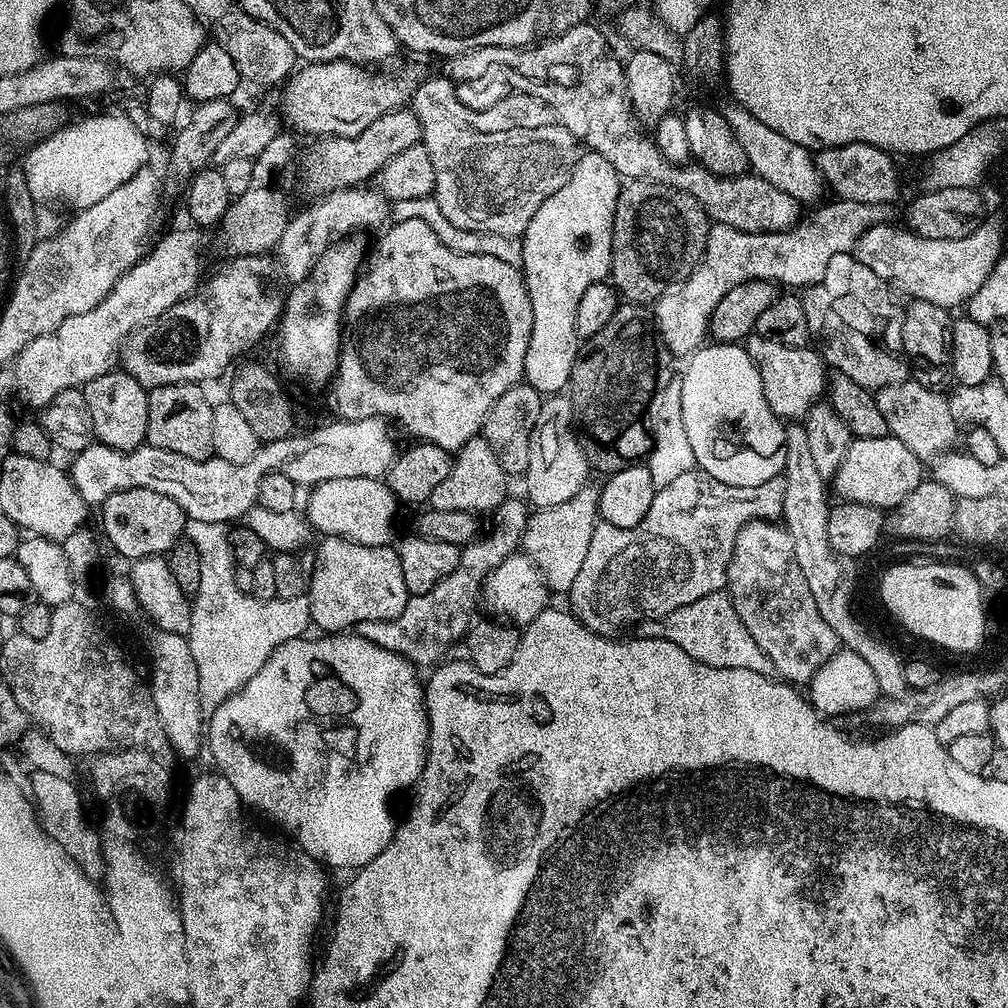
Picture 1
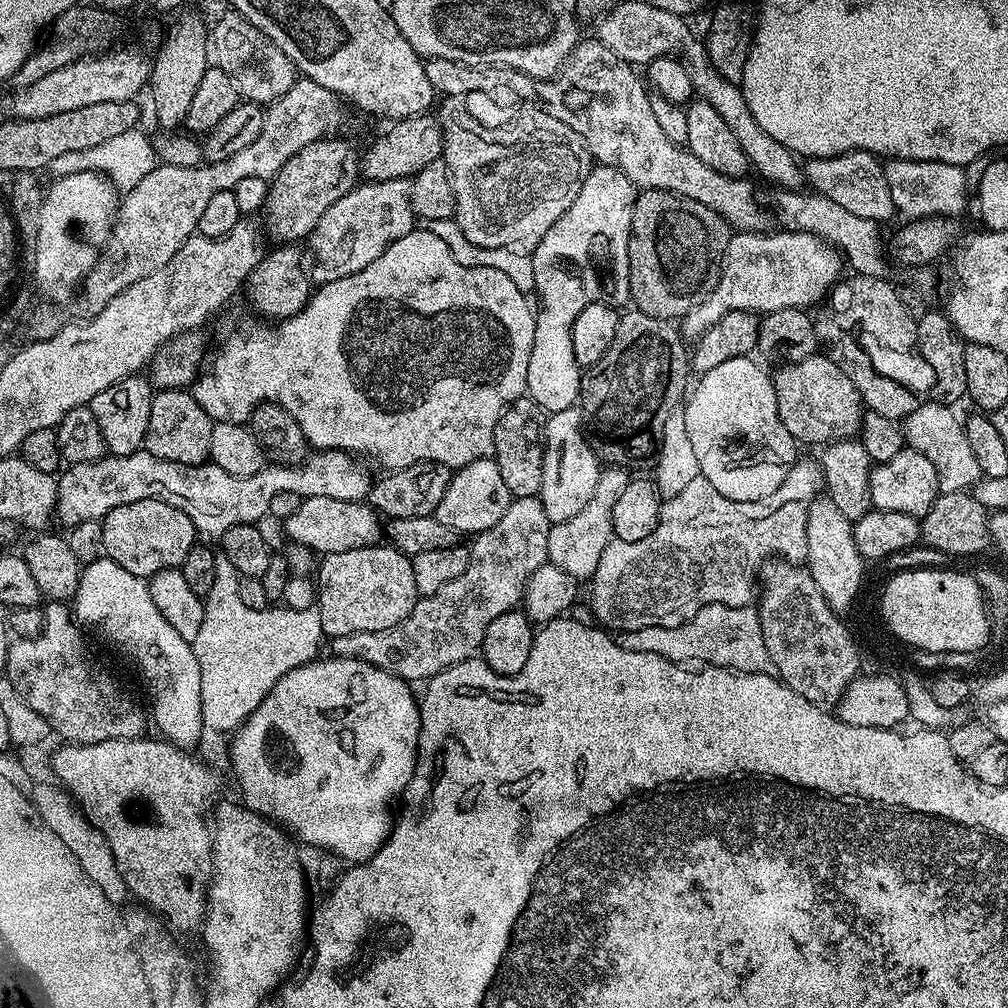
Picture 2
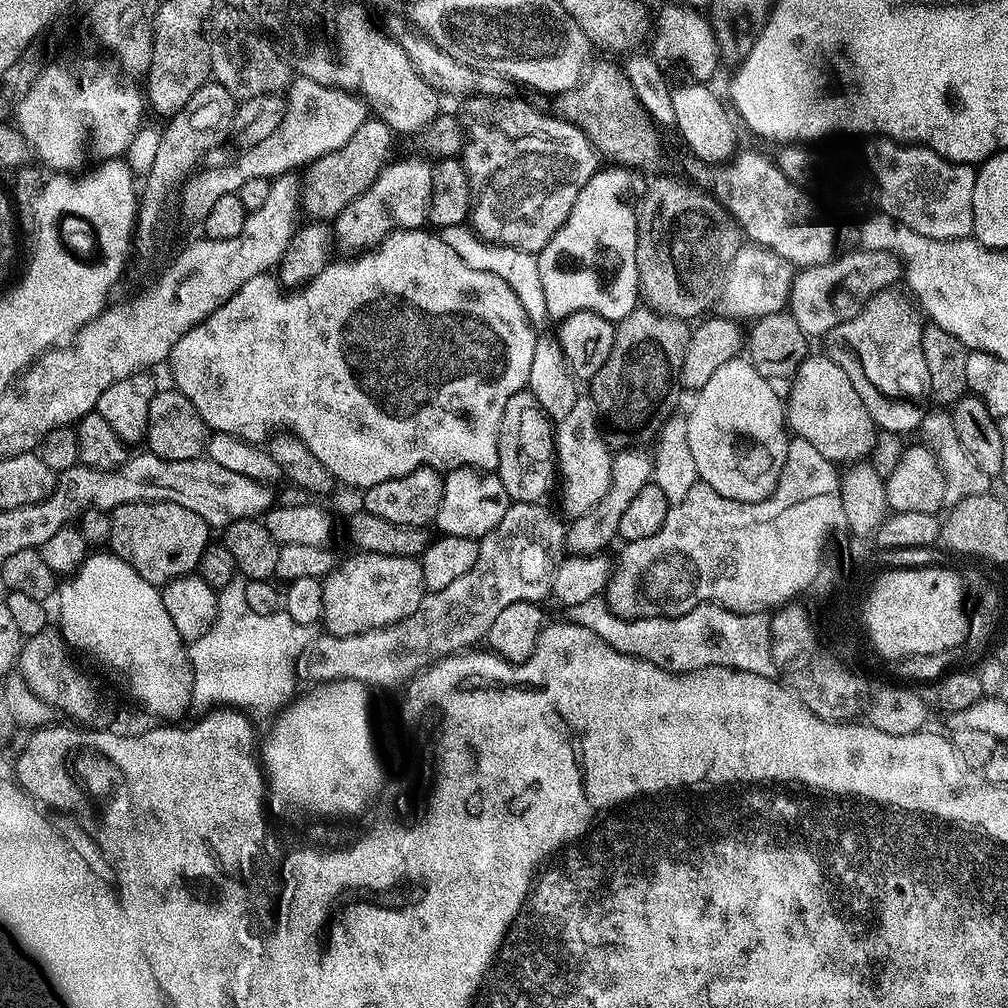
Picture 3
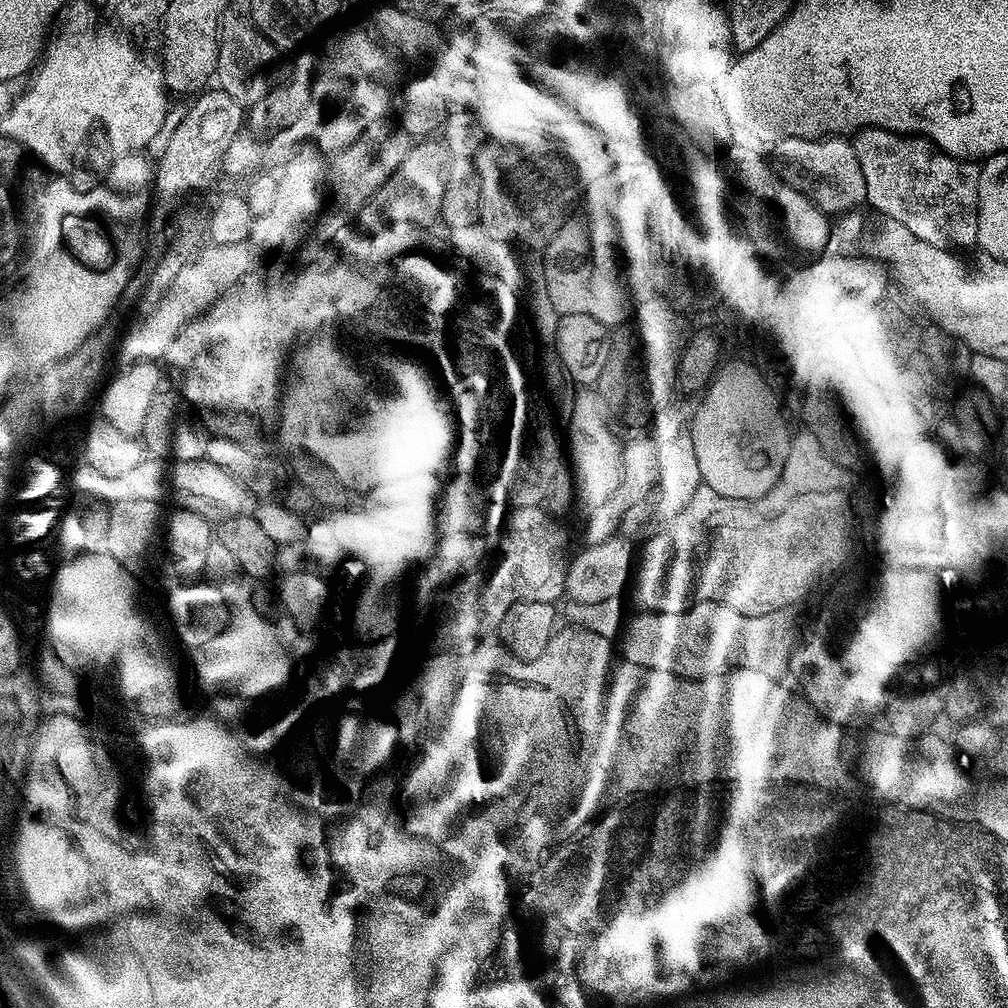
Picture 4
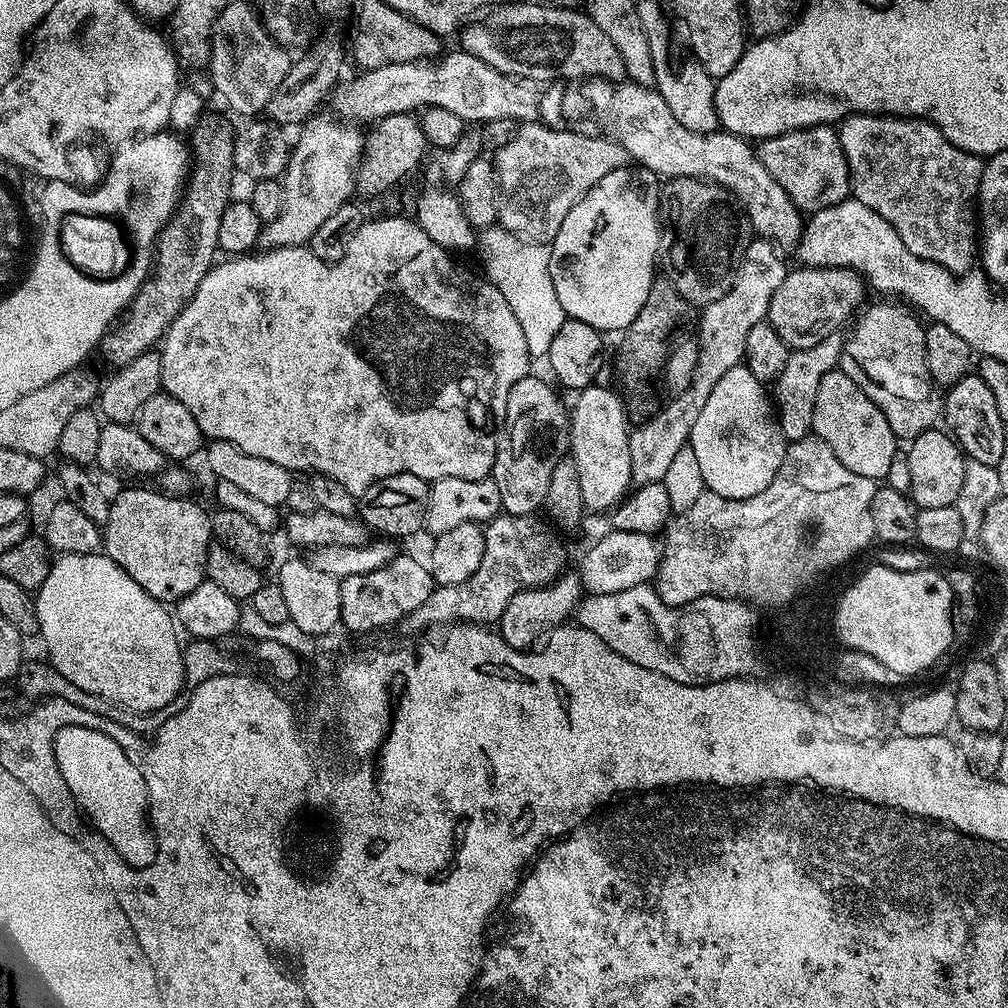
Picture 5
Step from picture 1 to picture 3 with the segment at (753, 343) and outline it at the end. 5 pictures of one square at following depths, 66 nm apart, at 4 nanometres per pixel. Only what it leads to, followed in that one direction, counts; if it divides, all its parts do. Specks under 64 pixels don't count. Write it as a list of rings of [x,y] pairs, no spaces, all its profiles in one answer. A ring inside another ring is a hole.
[[[807,356],[798,366],[796,375],[791,377],[790,384],[792,389],[789,390],[788,396],[786,392],[786,424],[799,439],[810,442],[810,446],[818,449],[818,454],[833,462],[860,462],[871,453],[878,435],[877,421],[872,419],[872,413],[860,397],[860,391],[850,382],[846,370],[834,363],[831,356]]]

